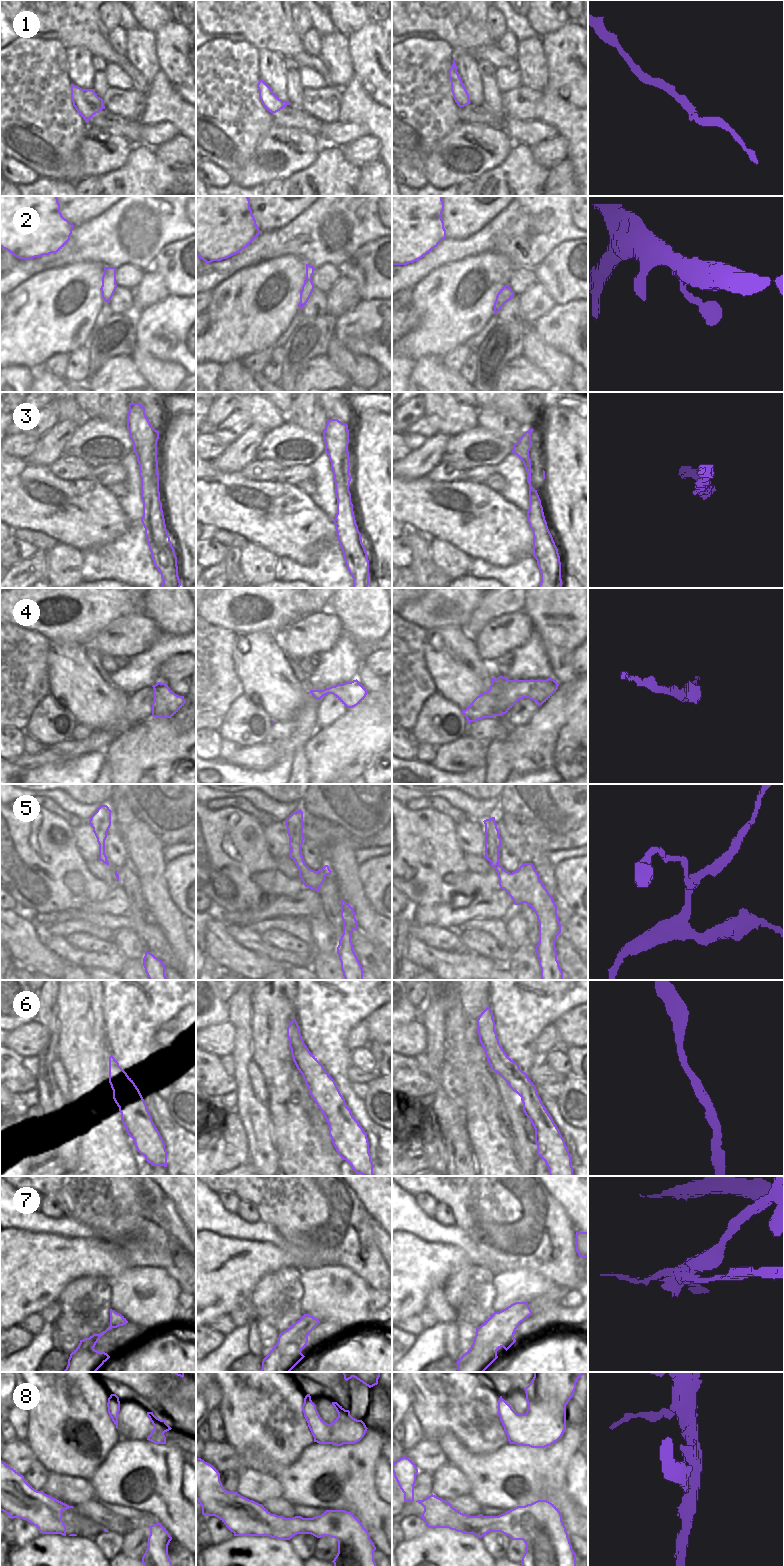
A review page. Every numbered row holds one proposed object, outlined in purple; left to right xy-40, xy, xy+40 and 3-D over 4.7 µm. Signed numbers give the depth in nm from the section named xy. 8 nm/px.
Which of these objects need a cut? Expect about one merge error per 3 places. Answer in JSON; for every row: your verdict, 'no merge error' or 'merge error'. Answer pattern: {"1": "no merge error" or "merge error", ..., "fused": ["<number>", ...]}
{"1": "no merge error", "2": "no merge error", "3": "no merge error", "4": "no merge error", "5": "no merge error", "6": "no merge error", "7": "merge error", "8": "no merge error", "fused": ["7"]}

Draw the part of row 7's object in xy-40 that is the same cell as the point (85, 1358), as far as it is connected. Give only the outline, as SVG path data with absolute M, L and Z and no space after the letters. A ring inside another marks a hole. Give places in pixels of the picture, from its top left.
M109 1326L99 1334L80 1340L78 1347L70 1354L68 1365L63 1372L96 1372L110 1356L95 1350L94 1347L100 1337L112 1328L114 1327Z

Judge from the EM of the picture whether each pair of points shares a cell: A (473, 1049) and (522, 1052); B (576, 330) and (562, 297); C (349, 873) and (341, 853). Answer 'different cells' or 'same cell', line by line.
A: different cells
B: different cells
C: same cell

